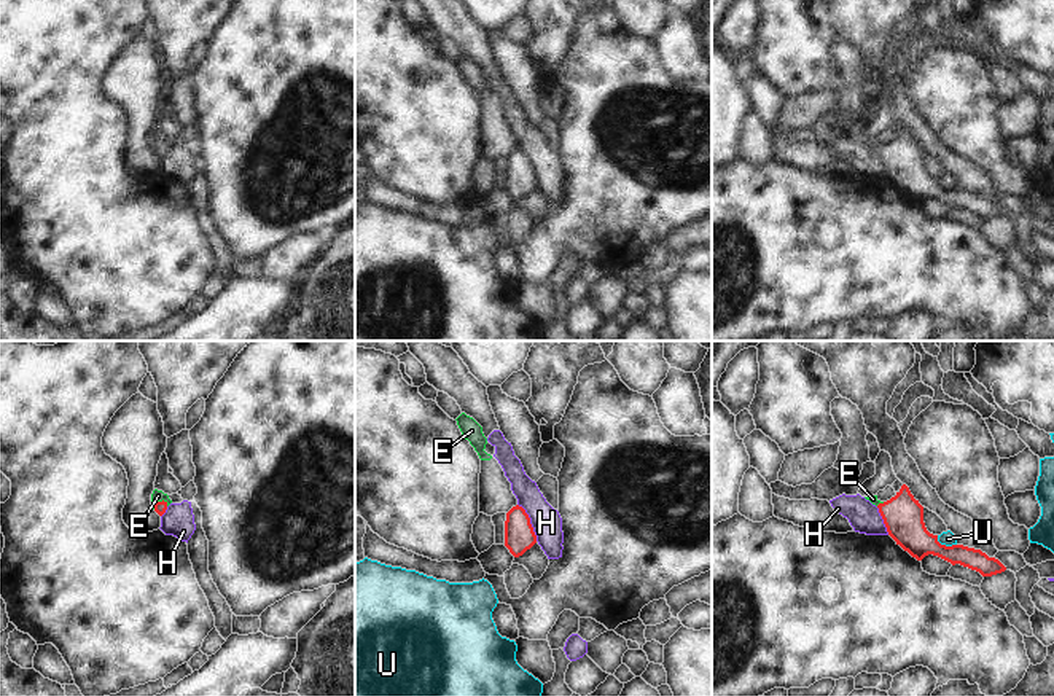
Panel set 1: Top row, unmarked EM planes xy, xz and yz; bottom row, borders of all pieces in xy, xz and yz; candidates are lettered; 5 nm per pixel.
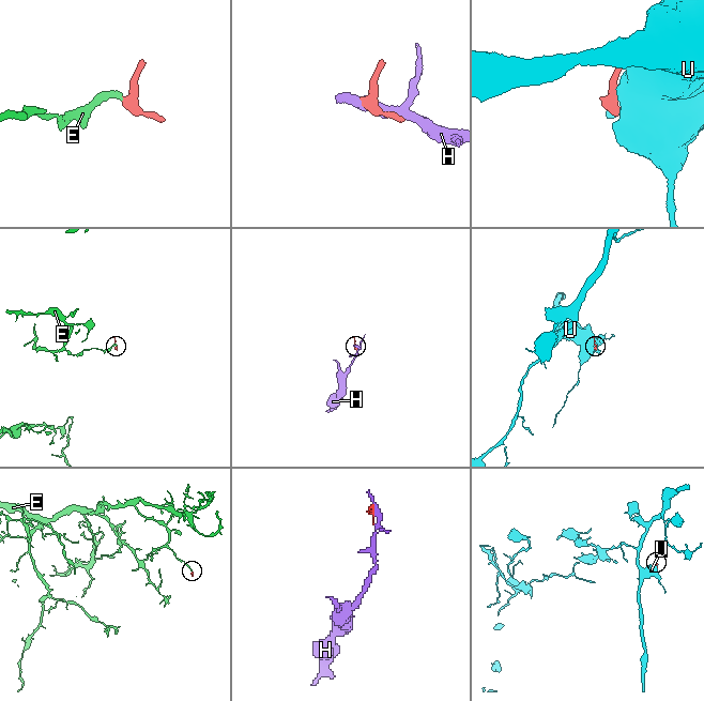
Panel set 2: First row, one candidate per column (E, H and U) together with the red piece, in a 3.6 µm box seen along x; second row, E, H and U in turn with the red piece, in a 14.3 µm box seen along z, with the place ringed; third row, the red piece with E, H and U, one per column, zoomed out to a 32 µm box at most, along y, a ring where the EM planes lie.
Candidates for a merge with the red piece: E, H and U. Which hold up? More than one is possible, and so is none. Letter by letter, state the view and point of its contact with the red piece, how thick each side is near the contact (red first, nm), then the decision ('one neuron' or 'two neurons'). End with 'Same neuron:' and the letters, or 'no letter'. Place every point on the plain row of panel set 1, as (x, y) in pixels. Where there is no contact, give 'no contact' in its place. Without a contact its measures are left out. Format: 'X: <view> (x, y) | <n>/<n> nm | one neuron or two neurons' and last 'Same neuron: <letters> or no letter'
E: xy (158, 145) | 60/60 nm | one neuron
H: xz (529, 166) | 150/150 nm | two neurons
U: yz (944, 188) | 200/70 nm | two neurons
Same neuron: E

